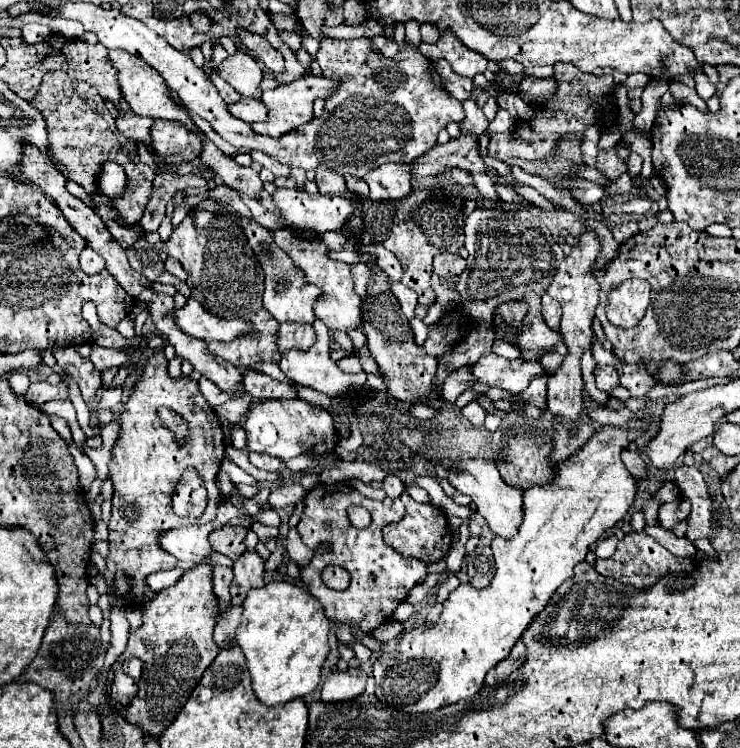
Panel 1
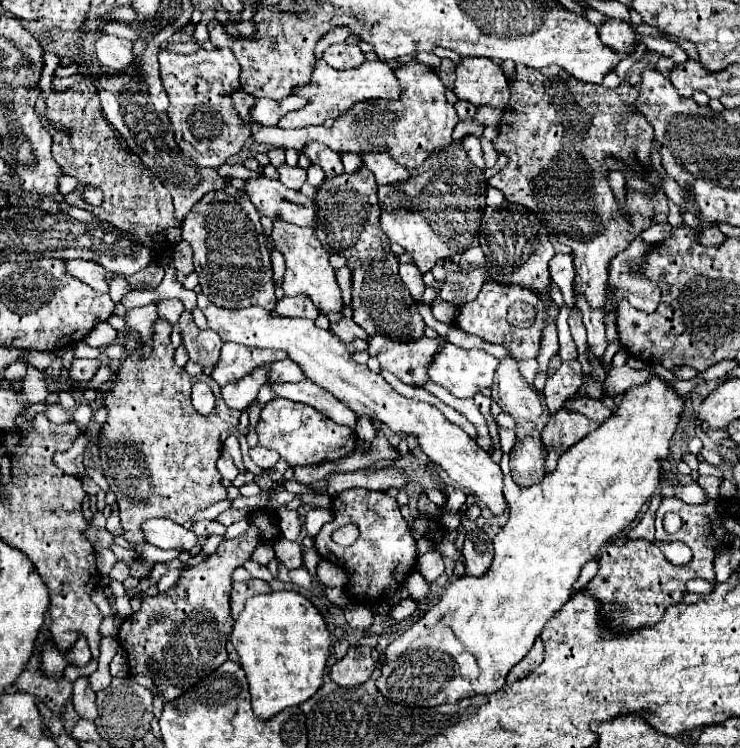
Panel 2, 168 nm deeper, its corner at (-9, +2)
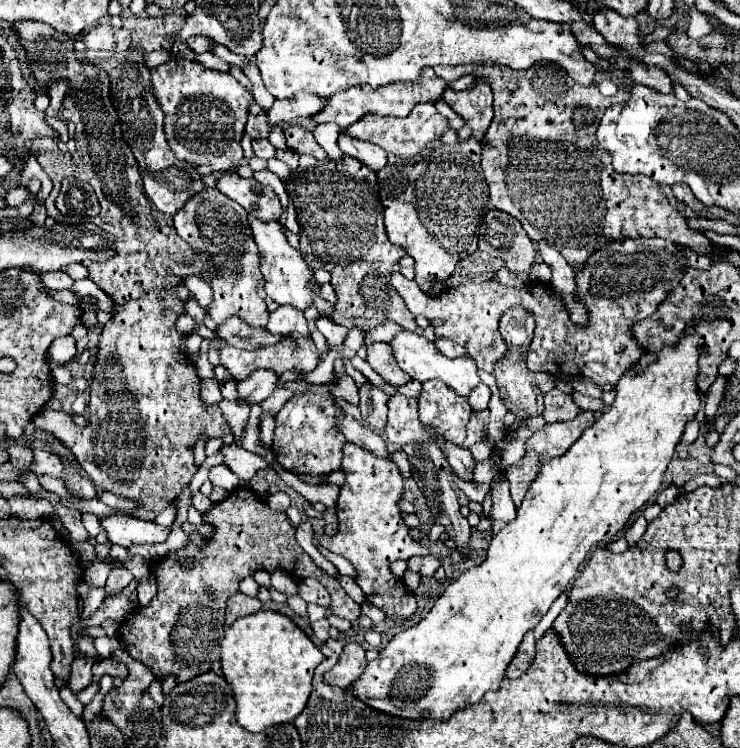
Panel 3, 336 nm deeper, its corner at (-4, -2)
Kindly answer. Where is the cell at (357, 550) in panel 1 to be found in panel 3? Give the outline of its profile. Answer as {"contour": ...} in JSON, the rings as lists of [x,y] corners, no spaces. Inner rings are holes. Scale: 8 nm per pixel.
{"contour":[[[347,442],[341,462],[347,480],[341,486],[337,500],[339,530],[333,536],[323,534],[319,544],[349,562],[395,562],[411,556],[430,554],[429,550],[409,536],[409,528],[401,520],[397,502],[403,496],[403,478],[397,464],[389,458],[379,458],[369,450]]]}

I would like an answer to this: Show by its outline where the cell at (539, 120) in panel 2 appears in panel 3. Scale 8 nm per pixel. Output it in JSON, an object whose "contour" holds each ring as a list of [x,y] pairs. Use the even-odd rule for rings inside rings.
{"contour":[[[439,64],[439,66],[435,66],[433,70],[435,70],[443,80],[453,82],[457,76],[467,74],[465,68],[471,70],[471,74],[475,74],[475,76],[485,76],[485,78],[489,80],[491,88],[493,88],[493,98],[495,98],[495,100],[493,100],[495,118],[493,118],[493,122],[491,122],[491,126],[489,126],[485,138],[481,140],[481,144],[483,144],[481,166],[483,166],[483,172],[485,172],[485,180],[487,180],[487,184],[489,184],[491,206],[497,208],[497,210],[503,210],[503,212],[507,212],[507,214],[511,214],[511,216],[515,216],[515,218],[523,224],[525,232],[529,234],[529,238],[531,238],[533,242],[541,242],[541,240],[549,242],[555,250],[561,252],[561,256],[567,260],[567,264],[569,264],[571,268],[575,268],[575,270],[583,270],[585,264],[587,264],[587,260],[589,260],[589,256],[595,254],[597,250],[601,250],[601,248],[603,248],[605,244],[609,244],[611,240],[623,240],[623,238],[631,238],[631,236],[635,236],[635,238],[655,238],[655,236],[659,236],[659,238],[667,238],[667,240],[671,240],[671,242],[681,242],[681,244],[685,244],[685,246],[691,246],[691,248],[693,248],[695,252],[699,252],[699,254],[711,254],[711,242],[709,242],[699,230],[691,230],[691,228],[687,226],[685,218],[679,216],[679,214],[669,206],[669,202],[667,202],[665,196],[661,194],[657,182],[653,182],[651,178],[647,178],[647,176],[643,176],[643,174],[621,174],[621,172],[615,172],[613,166],[611,166],[609,152],[601,150],[601,146],[597,144],[595,132],[597,132],[599,120],[601,120],[601,114],[603,114],[603,110],[605,110],[607,106],[617,104],[617,102],[623,102],[621,94],[615,94],[615,96],[611,96],[611,98],[605,98],[605,96],[601,96],[601,92],[597,90],[597,86],[591,86],[591,88],[577,86],[577,84],[569,78],[569,74],[565,74],[565,70],[561,70],[561,66],[549,66],[549,64],[545,64],[545,66],[531,66],[531,68],[527,68],[527,70],[511,70],[509,66],[477,68],[477,64],[469,64],[469,66],[441,66],[441,64]]]}

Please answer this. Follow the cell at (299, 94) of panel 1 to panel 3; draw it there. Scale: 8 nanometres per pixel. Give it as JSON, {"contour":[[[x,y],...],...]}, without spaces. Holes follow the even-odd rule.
{"contour":[[[423,68],[421,76],[417,82],[391,82],[387,86],[379,86],[379,88],[371,88],[369,84],[357,84],[351,86],[347,90],[341,90],[333,96],[327,98],[323,110],[319,114],[315,114],[311,120],[315,124],[323,124],[323,122],[335,122],[337,126],[341,126],[341,130],[345,130],[347,126],[355,124],[363,114],[389,114],[389,116],[407,116],[415,104],[419,102],[437,102],[443,94],[443,90],[447,88],[447,82],[443,78],[439,78],[433,68]]]}

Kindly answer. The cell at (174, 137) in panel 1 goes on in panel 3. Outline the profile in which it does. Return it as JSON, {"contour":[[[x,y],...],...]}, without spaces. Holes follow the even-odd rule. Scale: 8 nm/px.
{"contour":[[[171,58],[151,68],[151,86],[165,112],[165,134],[177,158],[195,166],[203,176],[241,162],[241,136],[253,96],[229,72],[205,68],[201,62]]]}

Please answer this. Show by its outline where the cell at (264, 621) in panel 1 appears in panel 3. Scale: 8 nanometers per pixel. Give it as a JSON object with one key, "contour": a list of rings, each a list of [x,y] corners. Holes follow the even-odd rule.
{"contour":[[[261,610],[233,622],[227,628],[225,638],[221,640],[221,664],[223,664],[223,676],[233,686],[233,694],[237,700],[237,722],[249,732],[263,732],[273,724],[295,720],[309,700],[313,670],[321,662],[323,662],[321,650],[289,616],[281,612]]]}

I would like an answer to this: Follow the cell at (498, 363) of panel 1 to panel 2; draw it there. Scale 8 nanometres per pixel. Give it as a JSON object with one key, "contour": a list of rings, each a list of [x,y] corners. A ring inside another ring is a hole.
{"contour":[[[446,342],[442,350],[438,350],[438,356],[434,356],[434,362],[430,362],[426,372],[432,382],[448,388],[456,398],[474,398],[474,394],[484,392],[492,386],[492,374],[496,366],[498,360],[484,350],[464,350]]]}

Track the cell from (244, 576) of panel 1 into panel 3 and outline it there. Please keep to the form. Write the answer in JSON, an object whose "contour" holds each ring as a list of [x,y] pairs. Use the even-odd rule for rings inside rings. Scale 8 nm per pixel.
{"contour":[[[237,592],[227,600],[225,626],[231,626],[237,618],[241,618],[245,614],[253,614],[257,610],[261,610],[261,602],[257,598],[251,598],[251,596],[245,596],[243,592]]]}

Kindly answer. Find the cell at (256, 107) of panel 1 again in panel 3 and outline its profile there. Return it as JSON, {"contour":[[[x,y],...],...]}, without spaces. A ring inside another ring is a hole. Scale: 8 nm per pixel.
{"contour":[[[301,92],[289,100],[275,100],[275,104],[267,110],[267,118],[271,126],[281,122],[293,122],[321,112],[323,104],[325,104],[325,98],[317,98],[313,94]]]}

